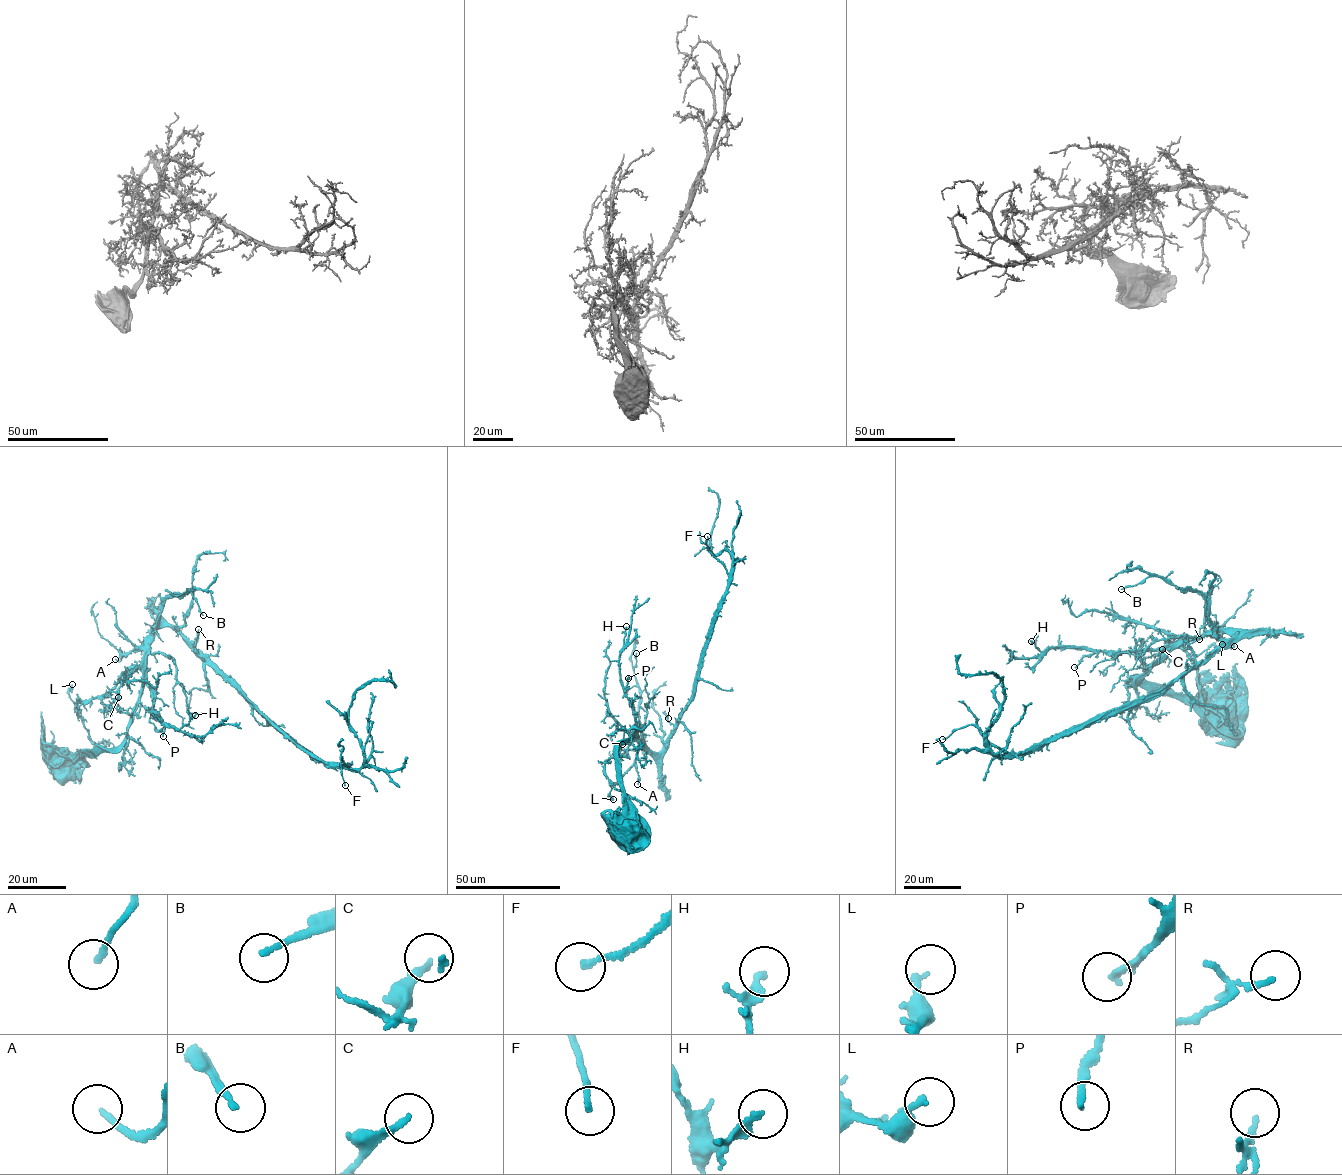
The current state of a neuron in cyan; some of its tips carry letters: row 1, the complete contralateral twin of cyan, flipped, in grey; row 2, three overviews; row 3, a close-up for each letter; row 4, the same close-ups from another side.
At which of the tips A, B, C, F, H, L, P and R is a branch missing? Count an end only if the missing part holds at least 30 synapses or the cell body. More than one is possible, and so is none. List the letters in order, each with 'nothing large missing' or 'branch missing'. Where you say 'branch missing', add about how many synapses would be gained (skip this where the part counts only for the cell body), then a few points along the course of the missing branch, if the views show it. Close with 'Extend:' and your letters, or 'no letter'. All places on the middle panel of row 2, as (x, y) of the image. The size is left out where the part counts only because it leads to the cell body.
A: nothing large missing
B: branch missing; 30 synapses; course (636, 653), (645, 638)
C: nothing large missing
F: nothing large missing
H: nothing large missing
L: nothing large missing
P: nothing large missing
R: nothing large missing
Extend: B

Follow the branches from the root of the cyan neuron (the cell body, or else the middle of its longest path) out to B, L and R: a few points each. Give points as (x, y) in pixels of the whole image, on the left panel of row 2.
B: (65, 764), (78, 756), (92, 758), (105, 748), (118, 747), (125, 739), (164, 600), (190, 591), (203, 615)
L: (65, 764), (123, 742), (142, 674), (135, 667), (124, 672), (106, 693), (76, 709), (72, 684)
R: (65, 764), (118, 747), (125, 739), (156, 629), (171, 627), (197, 653), (198, 629)

